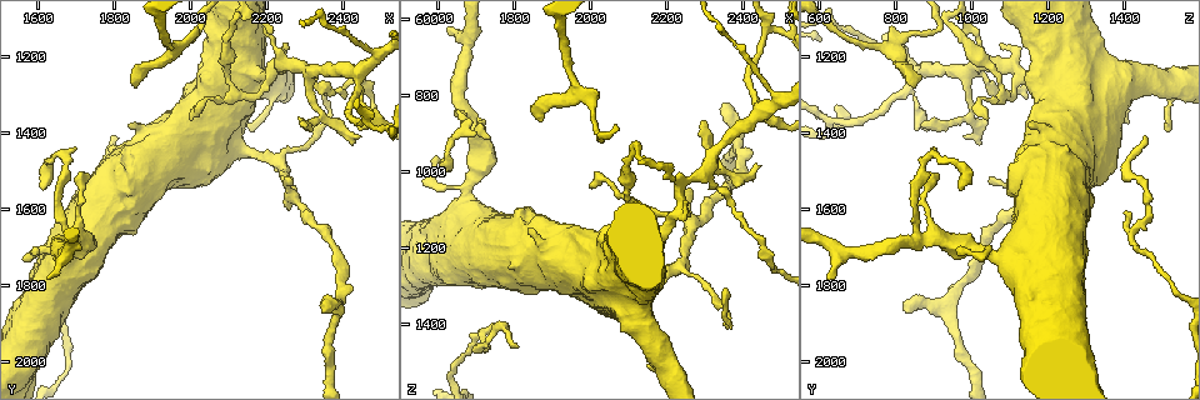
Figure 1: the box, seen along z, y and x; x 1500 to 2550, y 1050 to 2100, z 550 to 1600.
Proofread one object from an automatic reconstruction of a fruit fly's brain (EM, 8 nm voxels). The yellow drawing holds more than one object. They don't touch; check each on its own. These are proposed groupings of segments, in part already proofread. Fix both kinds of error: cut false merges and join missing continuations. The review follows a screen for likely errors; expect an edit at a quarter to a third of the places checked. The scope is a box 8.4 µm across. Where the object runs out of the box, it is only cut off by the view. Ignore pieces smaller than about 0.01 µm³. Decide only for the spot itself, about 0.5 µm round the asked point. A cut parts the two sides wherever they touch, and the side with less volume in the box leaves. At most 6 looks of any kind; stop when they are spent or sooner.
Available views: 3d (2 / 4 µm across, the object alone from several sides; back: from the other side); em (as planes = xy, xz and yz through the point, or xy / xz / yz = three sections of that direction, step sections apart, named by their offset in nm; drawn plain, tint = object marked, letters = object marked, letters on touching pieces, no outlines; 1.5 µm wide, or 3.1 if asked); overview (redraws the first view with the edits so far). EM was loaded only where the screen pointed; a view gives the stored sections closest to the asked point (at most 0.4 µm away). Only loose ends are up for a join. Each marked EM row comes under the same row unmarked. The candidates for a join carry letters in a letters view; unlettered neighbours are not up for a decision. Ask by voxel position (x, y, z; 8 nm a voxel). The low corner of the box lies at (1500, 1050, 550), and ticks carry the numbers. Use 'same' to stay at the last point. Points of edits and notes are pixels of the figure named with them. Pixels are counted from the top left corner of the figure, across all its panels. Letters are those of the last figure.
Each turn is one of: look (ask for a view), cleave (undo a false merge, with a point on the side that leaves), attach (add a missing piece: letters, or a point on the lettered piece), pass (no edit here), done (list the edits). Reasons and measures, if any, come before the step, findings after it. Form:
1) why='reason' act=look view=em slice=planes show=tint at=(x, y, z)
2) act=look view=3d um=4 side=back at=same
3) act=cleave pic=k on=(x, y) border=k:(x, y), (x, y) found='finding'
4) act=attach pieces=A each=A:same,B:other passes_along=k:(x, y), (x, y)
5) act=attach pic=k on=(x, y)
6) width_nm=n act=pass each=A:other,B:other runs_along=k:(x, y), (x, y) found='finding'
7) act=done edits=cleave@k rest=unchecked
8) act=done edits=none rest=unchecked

why='sharp bend' act=look view=em slice=yz step=8 show=letters at=(2460, 1370, 620)

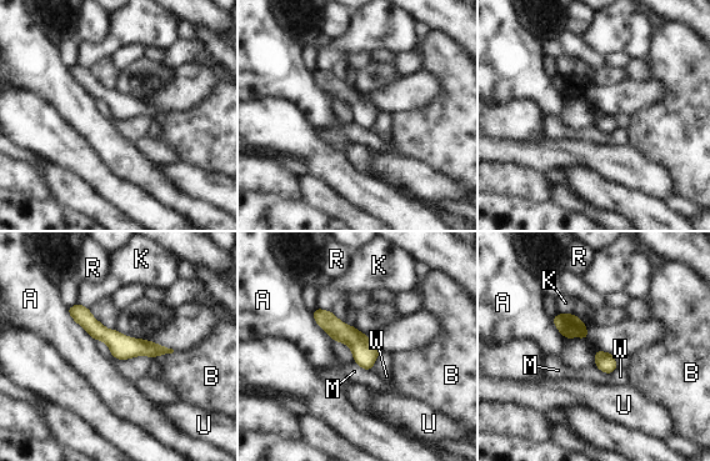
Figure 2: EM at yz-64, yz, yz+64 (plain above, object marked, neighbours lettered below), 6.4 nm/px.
width_nm=120 act=pass each=A:other,B:other,K:other,M:other,R:other,U:other,W:other runs_along=2:(71, 310), (121, 347), (165, 350) found='all the same neuron'

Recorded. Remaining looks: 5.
why='a narrow waist' act=look view=em slice=yz step=4 show=tint at=(2310, 1240, 980)

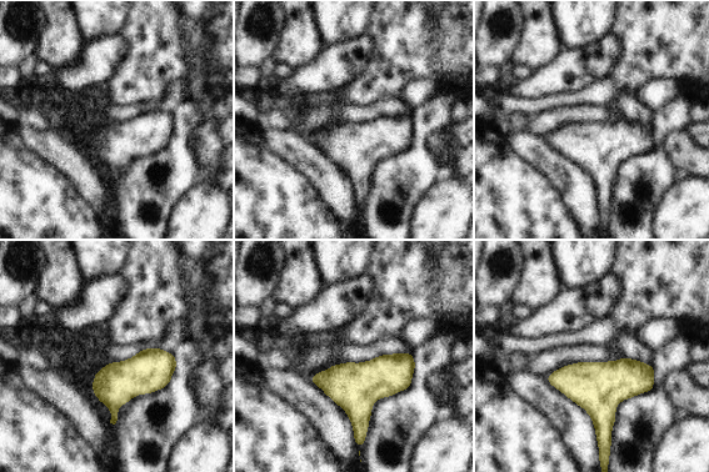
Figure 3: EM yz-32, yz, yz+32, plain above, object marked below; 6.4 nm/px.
why='cut it another way' act=look view=em slice=planes show=letters at=same

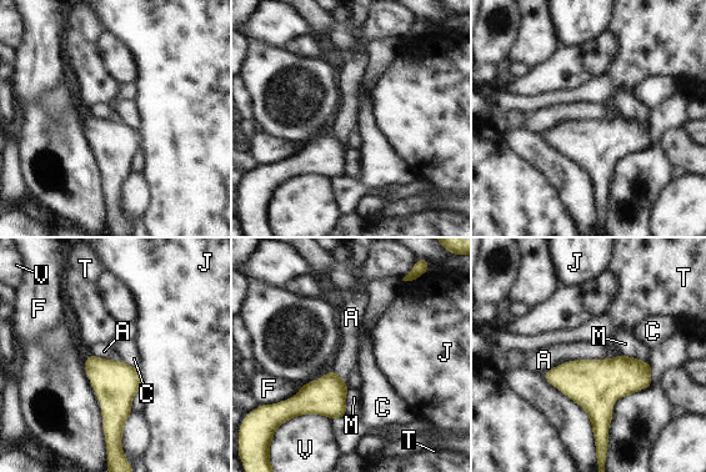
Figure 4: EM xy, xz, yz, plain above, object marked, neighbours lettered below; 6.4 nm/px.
act=pass each=A:other,C:other,F:other,J:other,M:other,T:other,V:other border=4:(604, 357), (564, 361), (542, 373) found='continuous, no second neuron'

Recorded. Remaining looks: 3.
why='tapers out' act=look view=em slice=planes show=letters at=(1740, 1610, 1405)

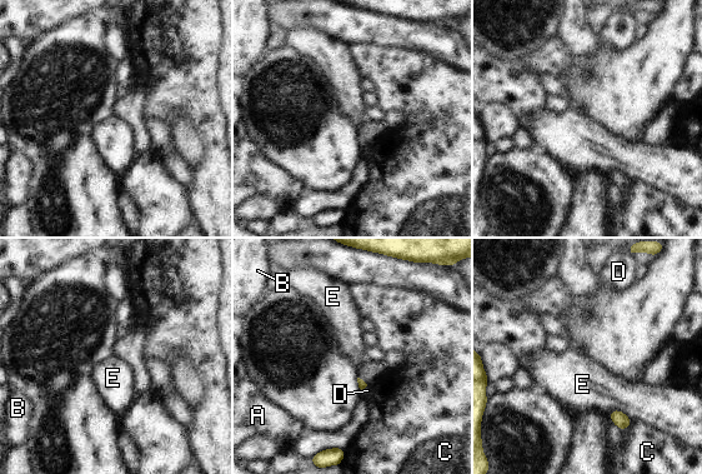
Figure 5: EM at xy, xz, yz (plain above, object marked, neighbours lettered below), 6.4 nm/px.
act=pass each=A:other,B:other,C:other,D:other,E:other border=5:(608, 413), (621, 410), (631, 419) found='none of them fits'

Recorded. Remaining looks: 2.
act=done edits=none rest=unchecked

